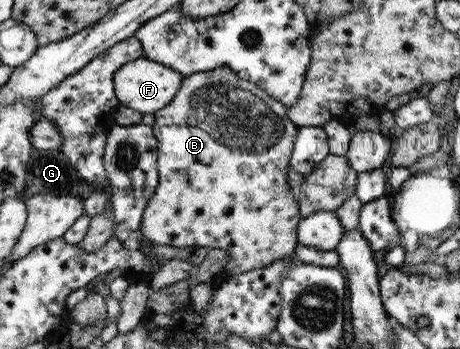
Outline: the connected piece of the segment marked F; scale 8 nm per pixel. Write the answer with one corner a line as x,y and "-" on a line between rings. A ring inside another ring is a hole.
143,56
123,64
113,76
113,85
115,85
116,97
121,104
142,115
155,114
173,102
178,91
182,88
184,78
183,73

